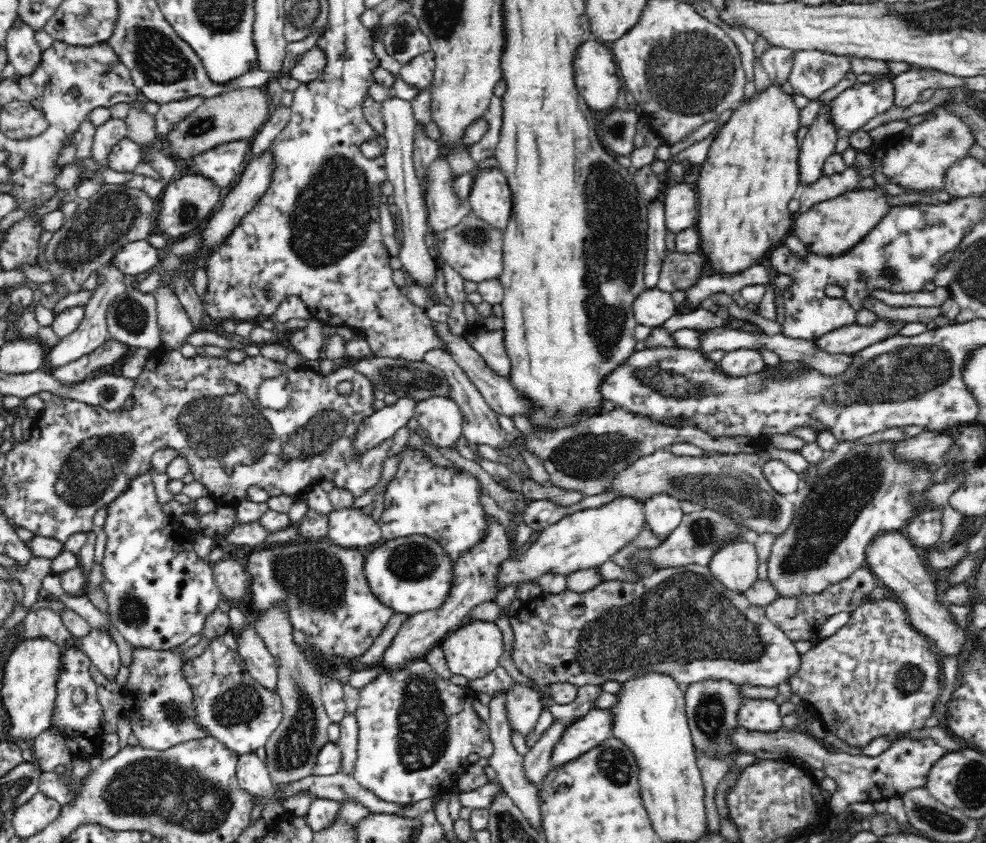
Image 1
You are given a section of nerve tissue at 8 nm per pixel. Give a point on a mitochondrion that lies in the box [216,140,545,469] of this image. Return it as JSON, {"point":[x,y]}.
{"point":[330,218]}

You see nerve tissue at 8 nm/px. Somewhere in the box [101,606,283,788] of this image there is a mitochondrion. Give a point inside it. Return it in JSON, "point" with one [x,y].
{"point":[241,704]}

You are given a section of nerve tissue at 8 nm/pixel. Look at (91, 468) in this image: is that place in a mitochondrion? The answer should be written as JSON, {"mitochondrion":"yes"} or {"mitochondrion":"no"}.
{"mitochondrion":"yes"}

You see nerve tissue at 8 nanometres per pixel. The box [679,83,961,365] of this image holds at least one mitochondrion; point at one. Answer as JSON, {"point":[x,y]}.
{"point":[947,134]}

